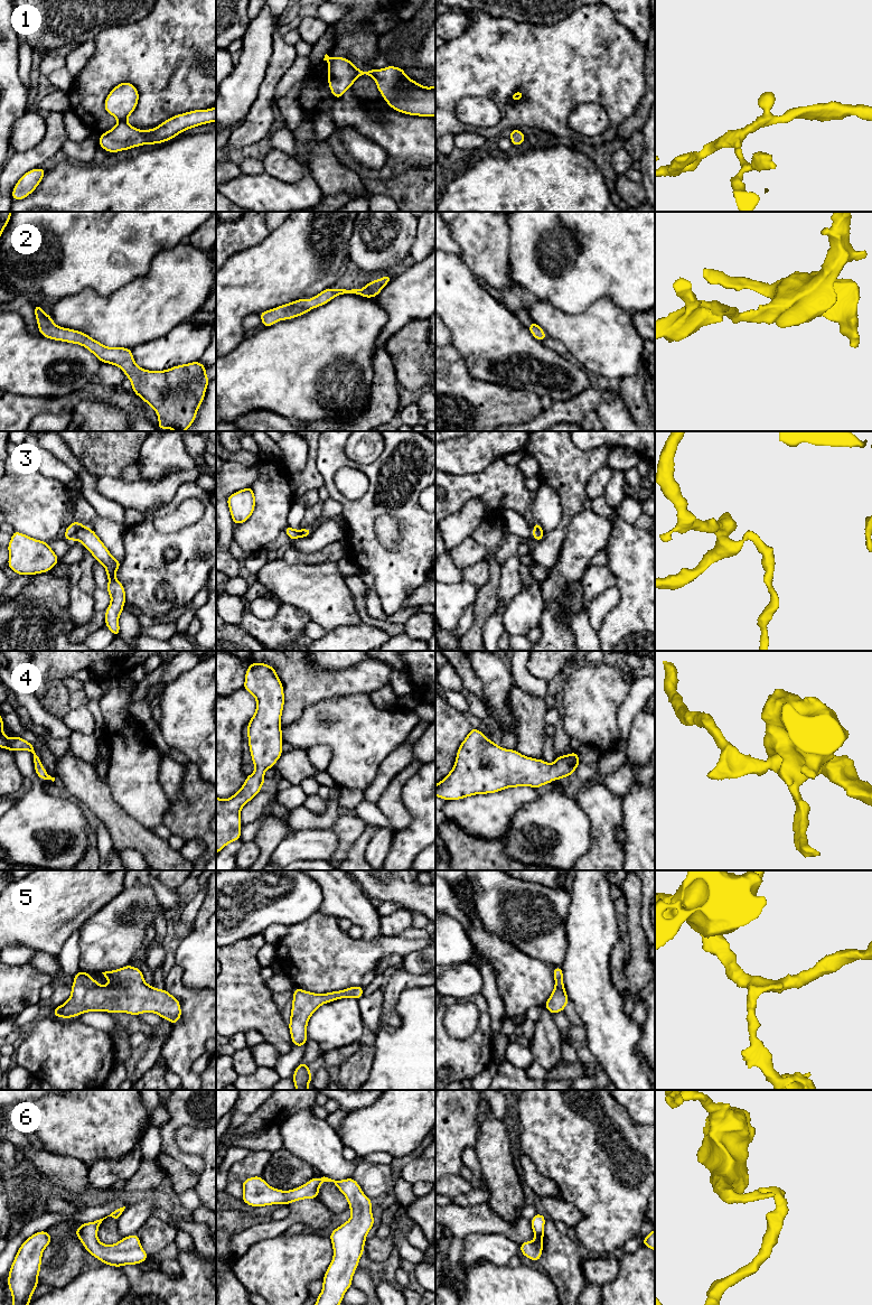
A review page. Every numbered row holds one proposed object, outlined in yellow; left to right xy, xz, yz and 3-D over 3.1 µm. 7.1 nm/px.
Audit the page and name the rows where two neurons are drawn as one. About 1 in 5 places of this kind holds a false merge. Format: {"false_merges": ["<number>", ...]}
{"false_merges": ["3"]}

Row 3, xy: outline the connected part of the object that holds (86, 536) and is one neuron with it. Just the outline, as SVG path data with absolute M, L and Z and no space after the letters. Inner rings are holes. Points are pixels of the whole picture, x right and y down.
M82 528L74 534L74 540L79 541L93 554L95 561L102 563L106 570L109 584L107 593L111 596L111 604L105 610L105 626L113 633L114 637L120 636L119 617L124 610L126 602L125 589L121 581L115 579L115 574L122 560L112 557L109 549L91 528Z

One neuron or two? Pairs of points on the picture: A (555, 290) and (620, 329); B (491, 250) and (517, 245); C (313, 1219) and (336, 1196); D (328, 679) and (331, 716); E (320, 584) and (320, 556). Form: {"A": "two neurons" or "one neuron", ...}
{"A": "two neurons", "B": "two neurons", "C": "two neurons", "D": "two neurons", "E": "two neurons"}

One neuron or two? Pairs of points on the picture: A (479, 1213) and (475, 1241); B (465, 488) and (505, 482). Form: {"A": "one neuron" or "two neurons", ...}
{"A": "two neurons", "B": "one neuron"}

